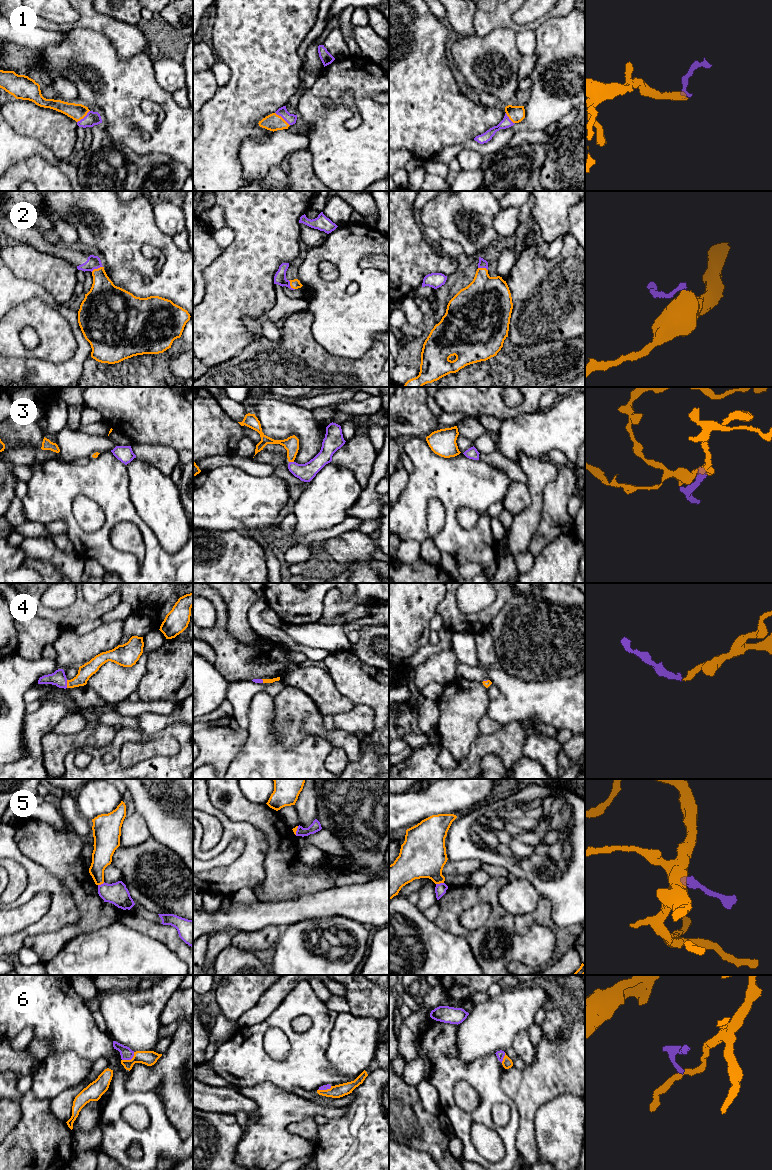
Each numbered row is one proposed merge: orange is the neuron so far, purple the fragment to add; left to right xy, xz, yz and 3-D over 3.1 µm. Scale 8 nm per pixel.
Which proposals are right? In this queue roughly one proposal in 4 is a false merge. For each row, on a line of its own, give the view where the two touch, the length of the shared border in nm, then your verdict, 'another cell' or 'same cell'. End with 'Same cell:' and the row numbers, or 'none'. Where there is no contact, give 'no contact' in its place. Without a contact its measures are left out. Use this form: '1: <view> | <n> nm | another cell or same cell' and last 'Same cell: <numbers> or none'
1: xz | 160 nm | same cell
2: xy | 100 nm | same cell
3: xz | 40 nm | same cell
4: xy | 60 nm | same cell
5: yz | 70 nm | another cell
6: xy | 120 nm | another cell
Same cell: 1, 2, 3, 4

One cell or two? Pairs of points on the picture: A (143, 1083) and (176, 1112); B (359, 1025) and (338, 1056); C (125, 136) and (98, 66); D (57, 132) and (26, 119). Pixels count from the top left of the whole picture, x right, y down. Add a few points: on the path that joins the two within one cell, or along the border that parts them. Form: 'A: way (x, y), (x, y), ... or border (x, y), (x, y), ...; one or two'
A: way (156, 1077), (162, 1077), (175, 1090), (176, 1099); one
B: way (359, 1033), (346, 1048); one
C: way (123, 119), (119, 106), (118, 92), (111, 83); one
D: way (49, 127), (34, 121); one

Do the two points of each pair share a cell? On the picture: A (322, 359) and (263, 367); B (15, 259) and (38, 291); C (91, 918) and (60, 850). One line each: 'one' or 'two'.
A: one
B: two
C: one

